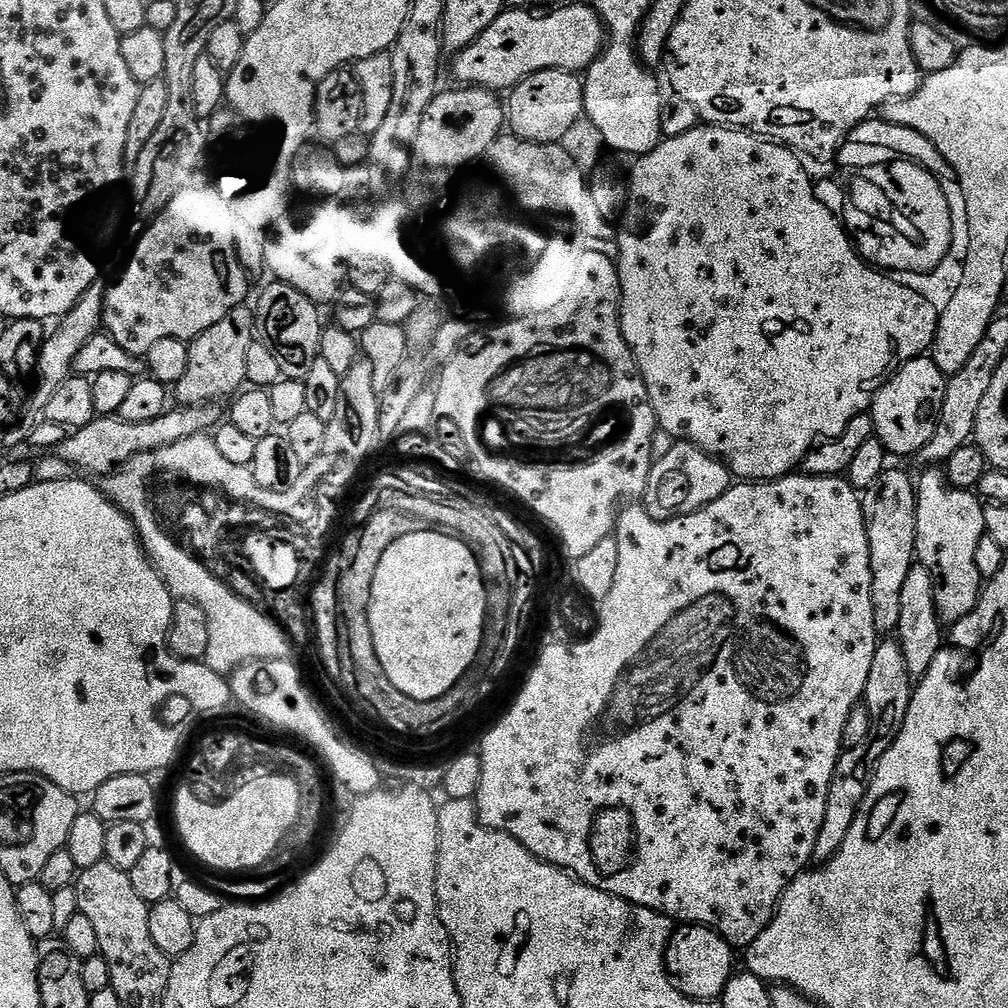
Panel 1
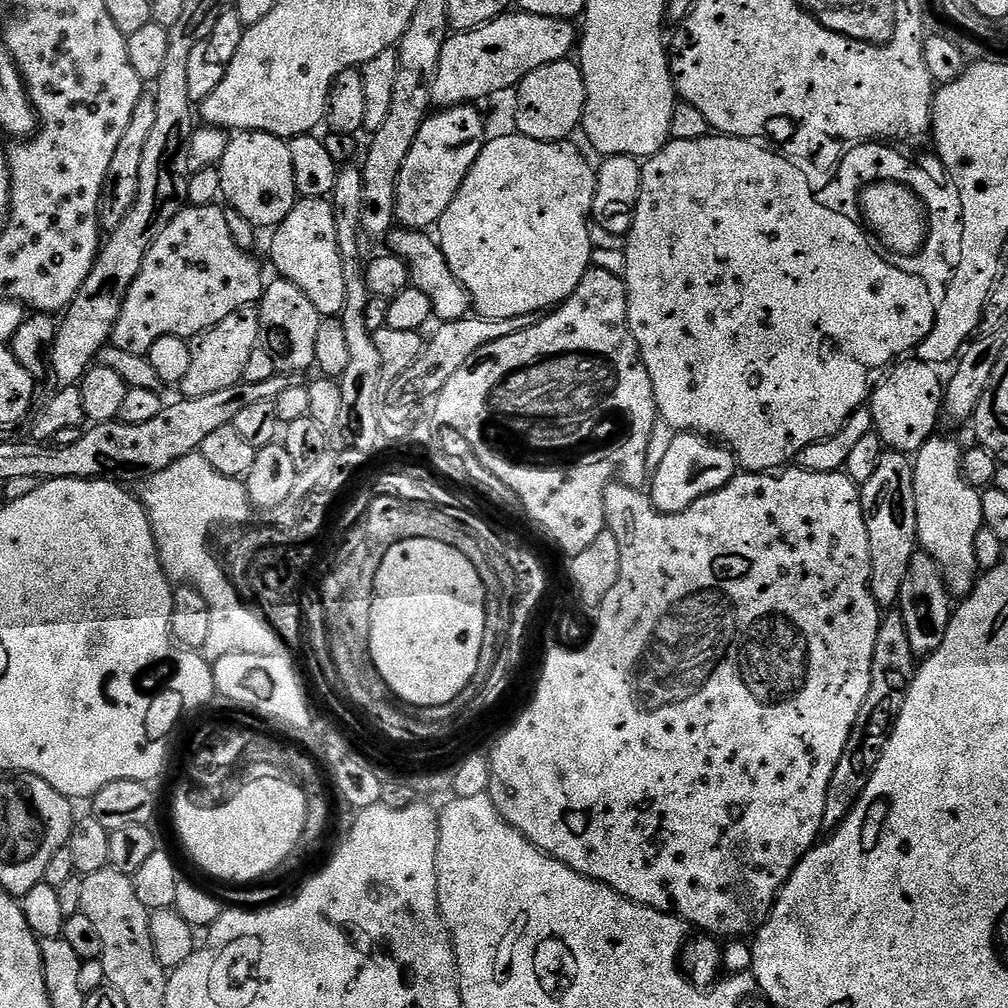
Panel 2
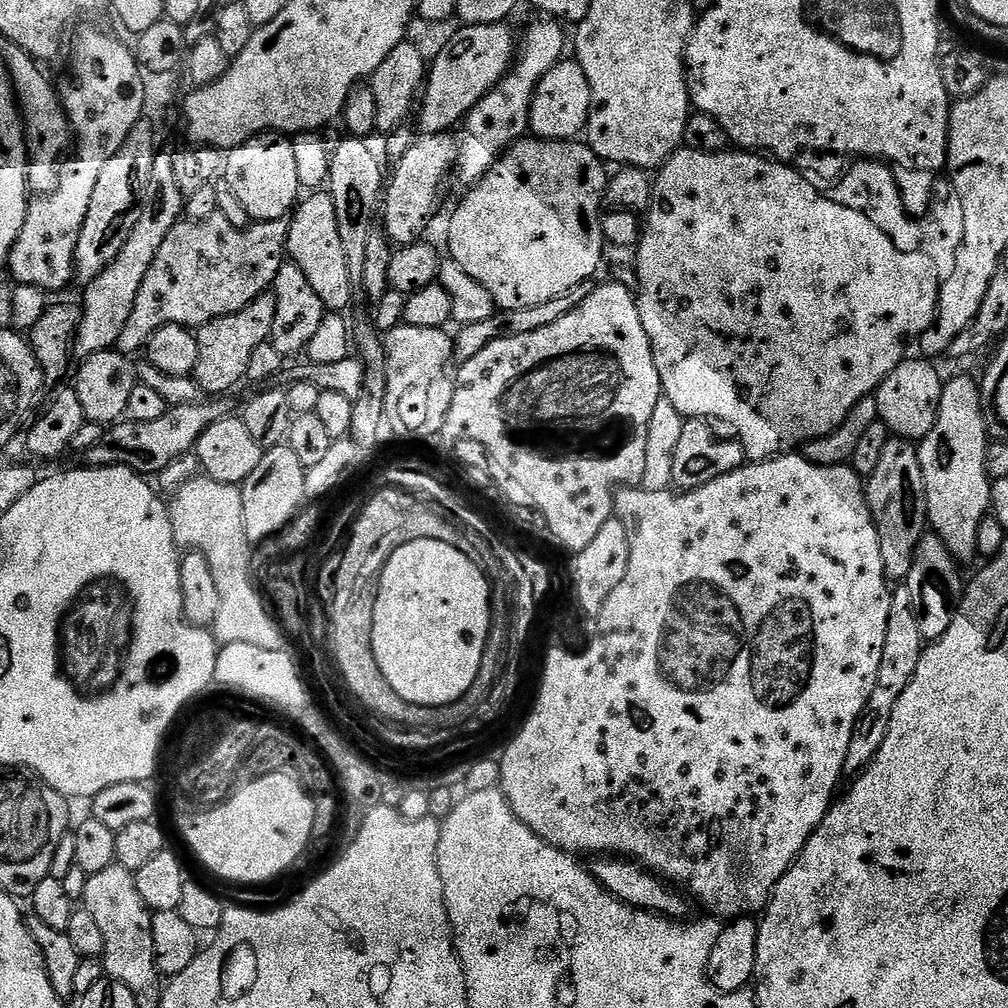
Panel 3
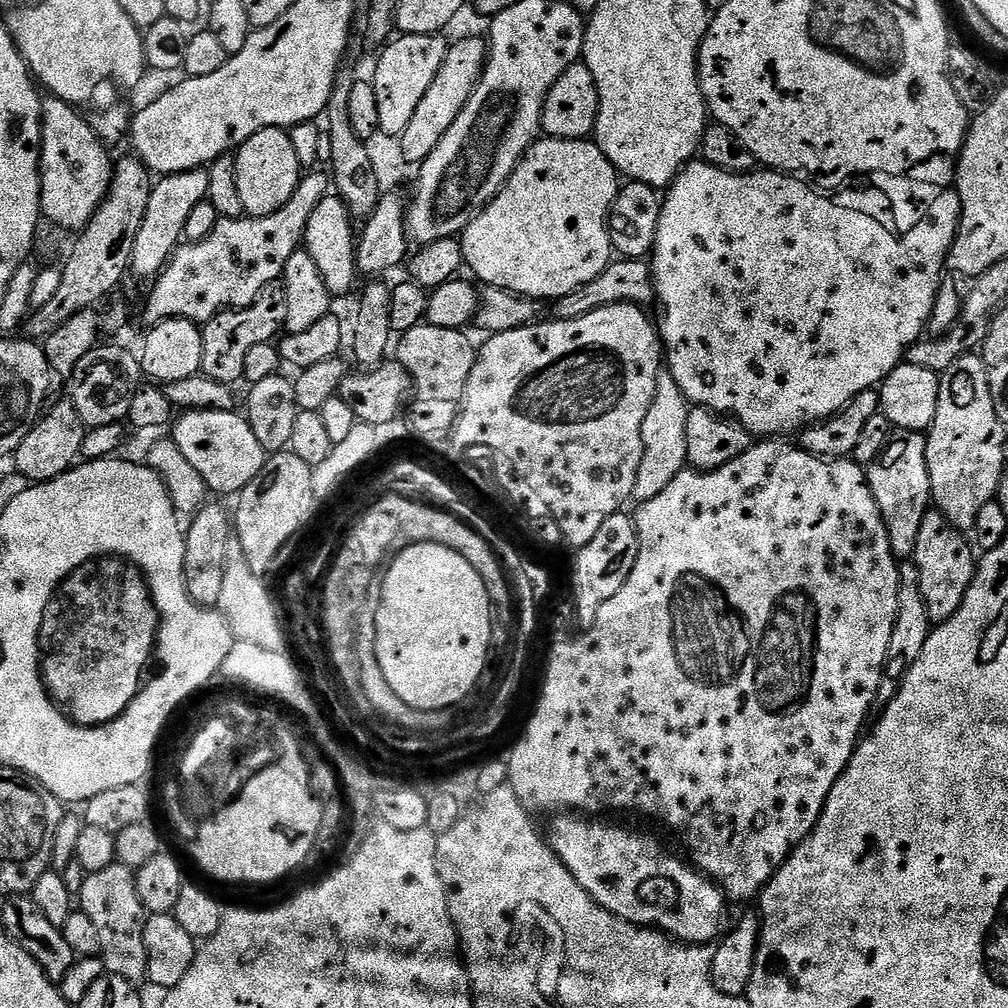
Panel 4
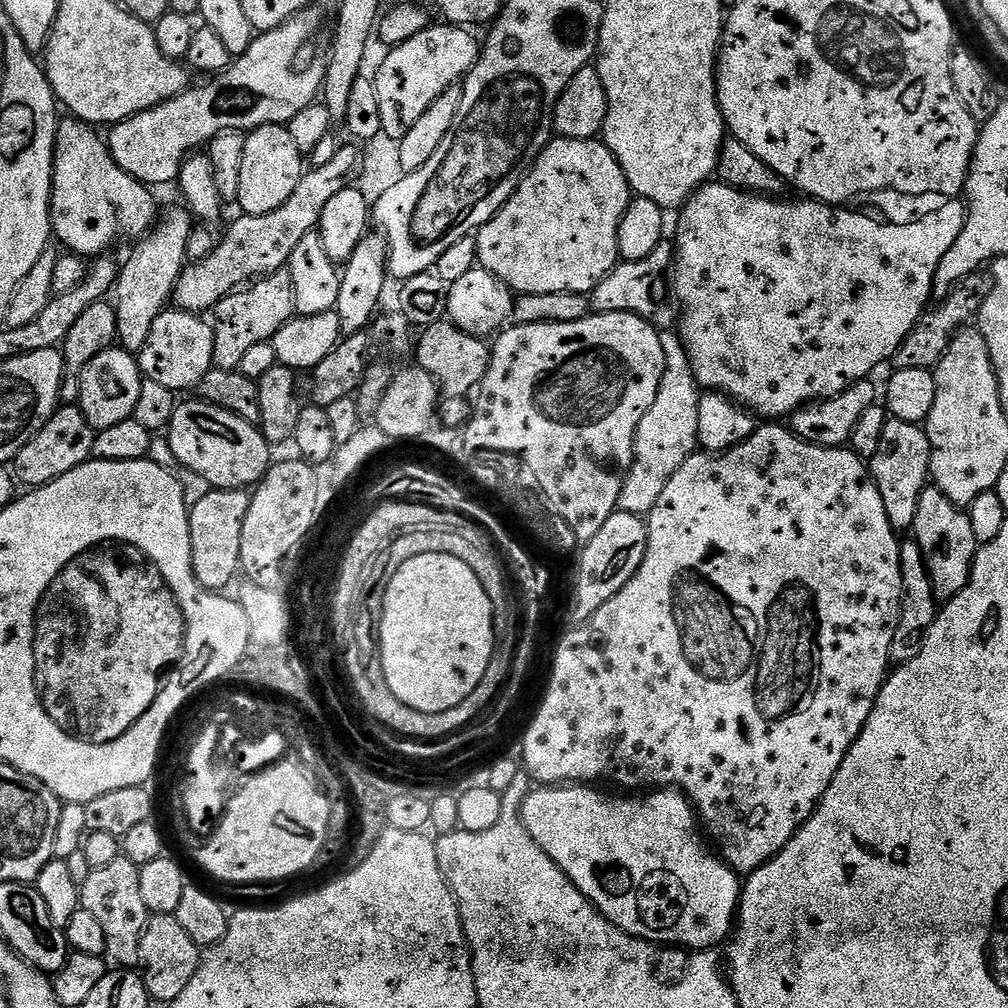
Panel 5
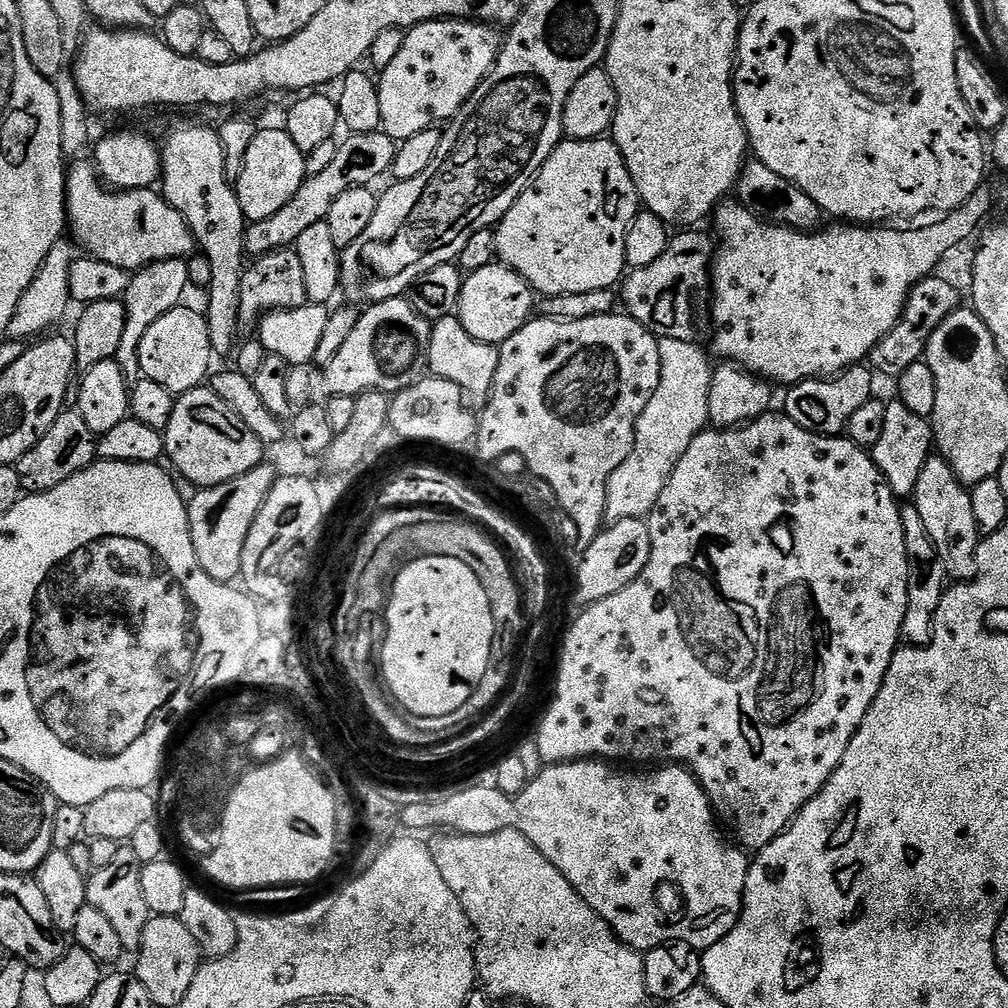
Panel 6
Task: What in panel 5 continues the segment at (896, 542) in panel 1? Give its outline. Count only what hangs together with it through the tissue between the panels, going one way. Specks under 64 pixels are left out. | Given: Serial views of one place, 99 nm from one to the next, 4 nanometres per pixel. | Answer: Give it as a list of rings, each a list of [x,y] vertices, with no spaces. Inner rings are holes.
[[[889,419],[882,434],[882,446],[878,446],[878,454],[874,454],[870,462],[870,471],[882,494],[886,518],[890,518],[897,533],[907,533],[912,527],[914,514],[918,514],[918,498],[924,493],[930,480],[931,463],[932,444],[928,441],[927,431],[919,424]]]

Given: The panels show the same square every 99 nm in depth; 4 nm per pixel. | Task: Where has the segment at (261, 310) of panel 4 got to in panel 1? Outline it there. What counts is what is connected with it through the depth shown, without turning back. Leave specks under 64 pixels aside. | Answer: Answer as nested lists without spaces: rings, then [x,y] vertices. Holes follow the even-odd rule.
[[[241,306],[226,314],[222,322],[214,322],[210,330],[206,330],[195,340],[188,344],[190,350],[190,363],[186,365],[186,374],[174,385],[174,400],[177,405],[198,408],[201,406],[212,406],[216,400],[227,401],[235,397],[237,393],[245,387],[246,384],[246,350],[254,343],[254,337],[257,335],[256,317],[253,309],[248,306]]]

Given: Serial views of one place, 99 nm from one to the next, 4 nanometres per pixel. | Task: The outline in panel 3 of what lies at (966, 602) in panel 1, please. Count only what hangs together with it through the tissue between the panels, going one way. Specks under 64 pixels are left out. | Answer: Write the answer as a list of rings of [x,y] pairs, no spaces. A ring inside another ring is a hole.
[[[968,376],[949,379],[942,390],[934,430],[919,441],[918,451],[926,490],[928,524],[931,531],[946,542],[950,554],[958,562],[977,559],[978,522],[989,515],[992,507],[992,480],[986,470],[989,443],[981,385]]]

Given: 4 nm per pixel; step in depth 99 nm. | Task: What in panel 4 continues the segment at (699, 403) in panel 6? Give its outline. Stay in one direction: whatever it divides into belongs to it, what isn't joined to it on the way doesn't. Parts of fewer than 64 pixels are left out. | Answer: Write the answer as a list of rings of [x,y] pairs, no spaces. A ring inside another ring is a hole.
[[[668,370],[661,371],[658,386],[654,394],[654,402],[650,402],[650,410],[646,410],[646,422],[642,422],[642,466],[638,466],[638,478],[634,482],[633,497],[643,502],[650,498],[658,498],[679,472],[685,471],[688,455],[686,454],[686,422],[690,405],[682,394],[678,382]]]

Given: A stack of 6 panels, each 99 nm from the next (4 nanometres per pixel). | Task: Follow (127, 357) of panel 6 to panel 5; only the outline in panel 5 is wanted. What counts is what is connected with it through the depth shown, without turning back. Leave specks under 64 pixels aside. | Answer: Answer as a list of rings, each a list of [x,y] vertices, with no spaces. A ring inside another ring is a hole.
[[[180,208],[168,211],[165,216],[163,213],[156,227],[131,247],[133,250],[130,256],[117,273],[114,289],[114,306],[118,318],[116,336],[119,347],[125,352],[140,352],[149,337],[151,326],[171,303],[177,280],[186,267],[186,241],[194,227],[194,218],[187,209]]]

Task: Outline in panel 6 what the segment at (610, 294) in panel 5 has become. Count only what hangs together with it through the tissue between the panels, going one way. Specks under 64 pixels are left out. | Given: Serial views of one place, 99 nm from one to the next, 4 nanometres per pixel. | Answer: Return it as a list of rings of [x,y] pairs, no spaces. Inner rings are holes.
[[[700,230],[677,231],[671,237],[666,254],[662,254],[662,258],[658,258],[650,266],[631,269],[623,277],[622,287],[618,292],[622,308],[624,304],[623,311],[657,338],[674,338],[678,342],[694,344],[703,341],[704,331],[709,331],[714,240],[709,233],[708,237],[706,233],[696,231]]]

